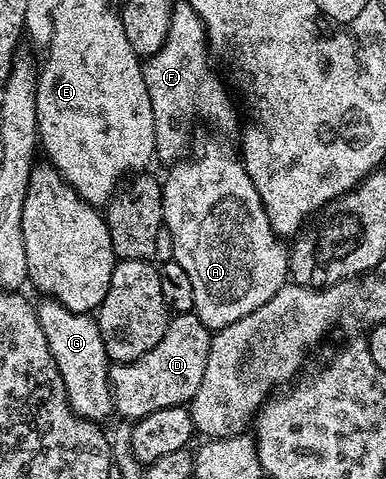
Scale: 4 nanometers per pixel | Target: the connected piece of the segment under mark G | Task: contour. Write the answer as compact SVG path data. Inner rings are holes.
M53 301L38 303L38 324L44 329L48 349L58 366L64 381L70 408L81 419L103 421L114 411L114 397L110 385L111 364L106 358L104 341L100 337L97 322L89 314L69 311L64 305Z

